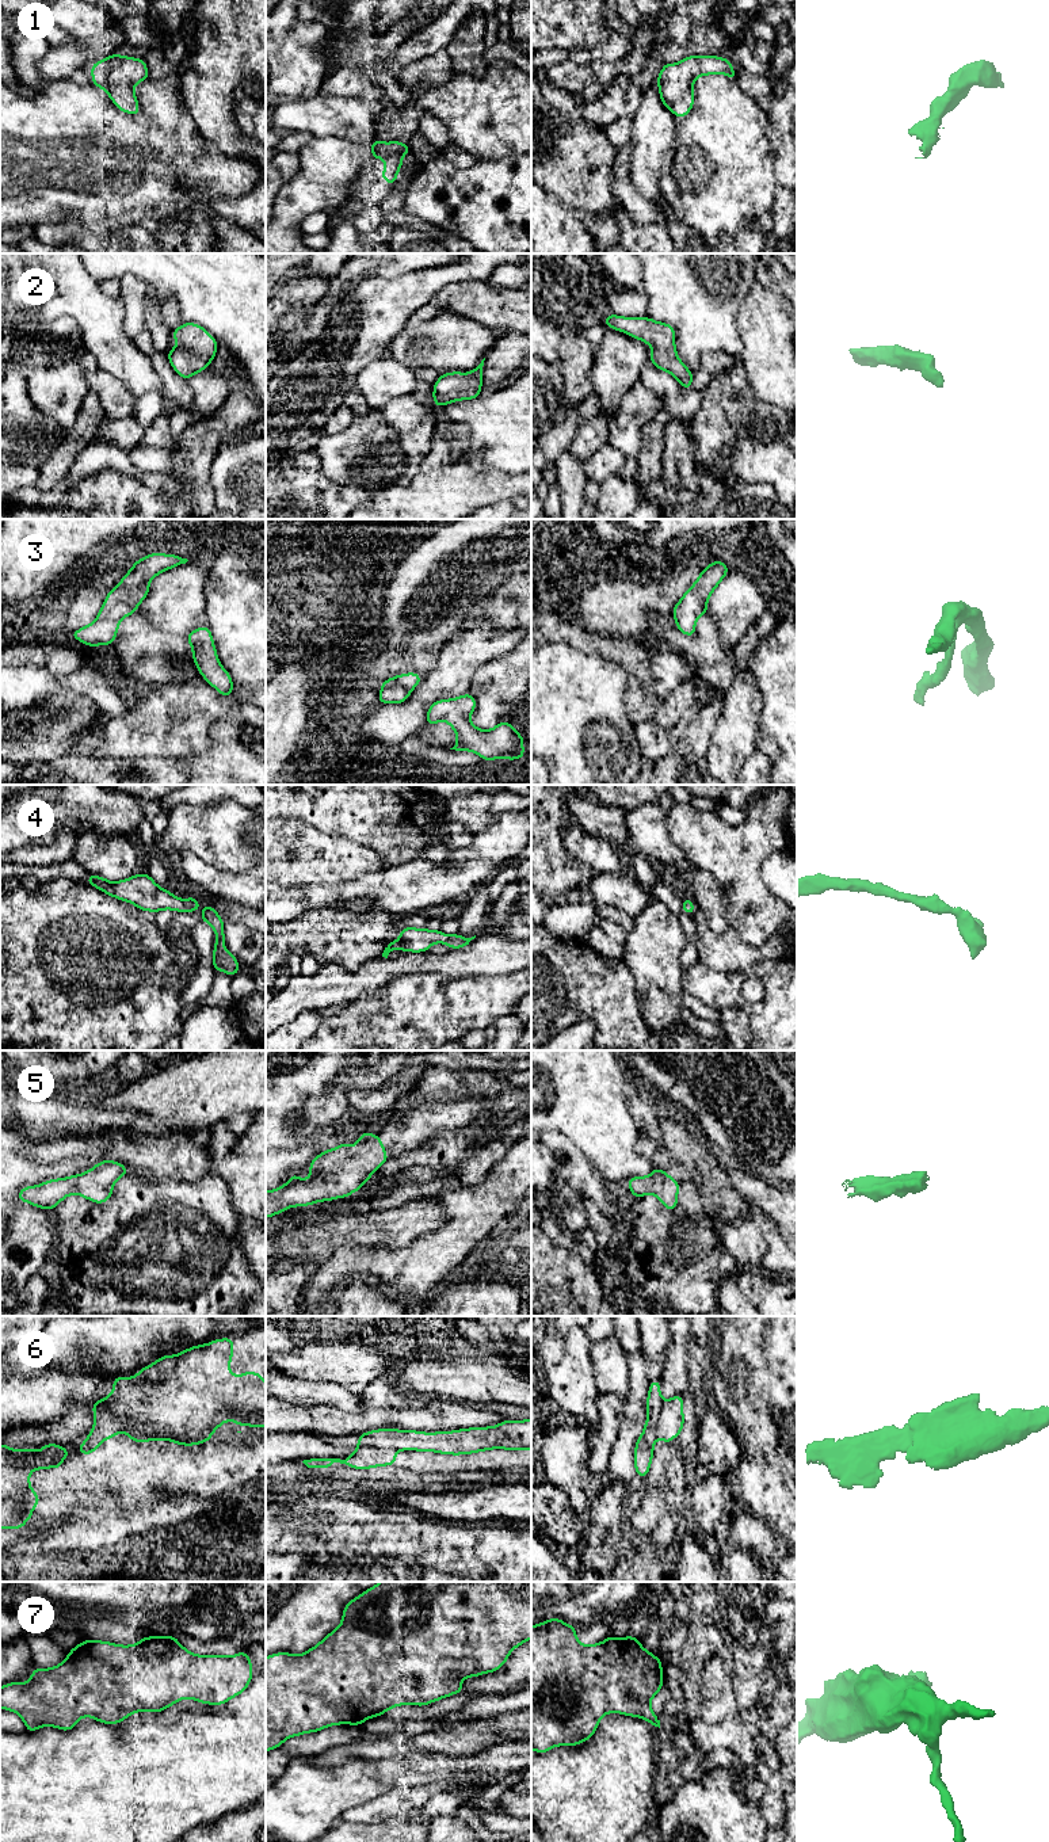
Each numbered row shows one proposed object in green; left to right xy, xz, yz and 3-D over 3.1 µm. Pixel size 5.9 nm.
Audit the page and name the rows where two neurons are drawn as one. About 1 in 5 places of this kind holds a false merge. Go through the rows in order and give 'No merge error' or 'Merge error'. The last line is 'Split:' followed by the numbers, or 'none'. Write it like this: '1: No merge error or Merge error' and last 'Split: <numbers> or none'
1: No merge error
2: No merge error
3: No merge error
4: No merge error
5: No merge error
6: Merge error
7: No merge error
Split: 6

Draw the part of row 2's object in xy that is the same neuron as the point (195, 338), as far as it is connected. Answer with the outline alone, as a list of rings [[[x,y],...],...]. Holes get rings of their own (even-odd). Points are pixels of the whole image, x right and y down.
[[[184,323],[173,329],[172,337],[179,344],[167,352],[168,361],[184,380],[190,380],[194,374],[205,370],[214,359],[218,348],[217,340],[195,323]]]

